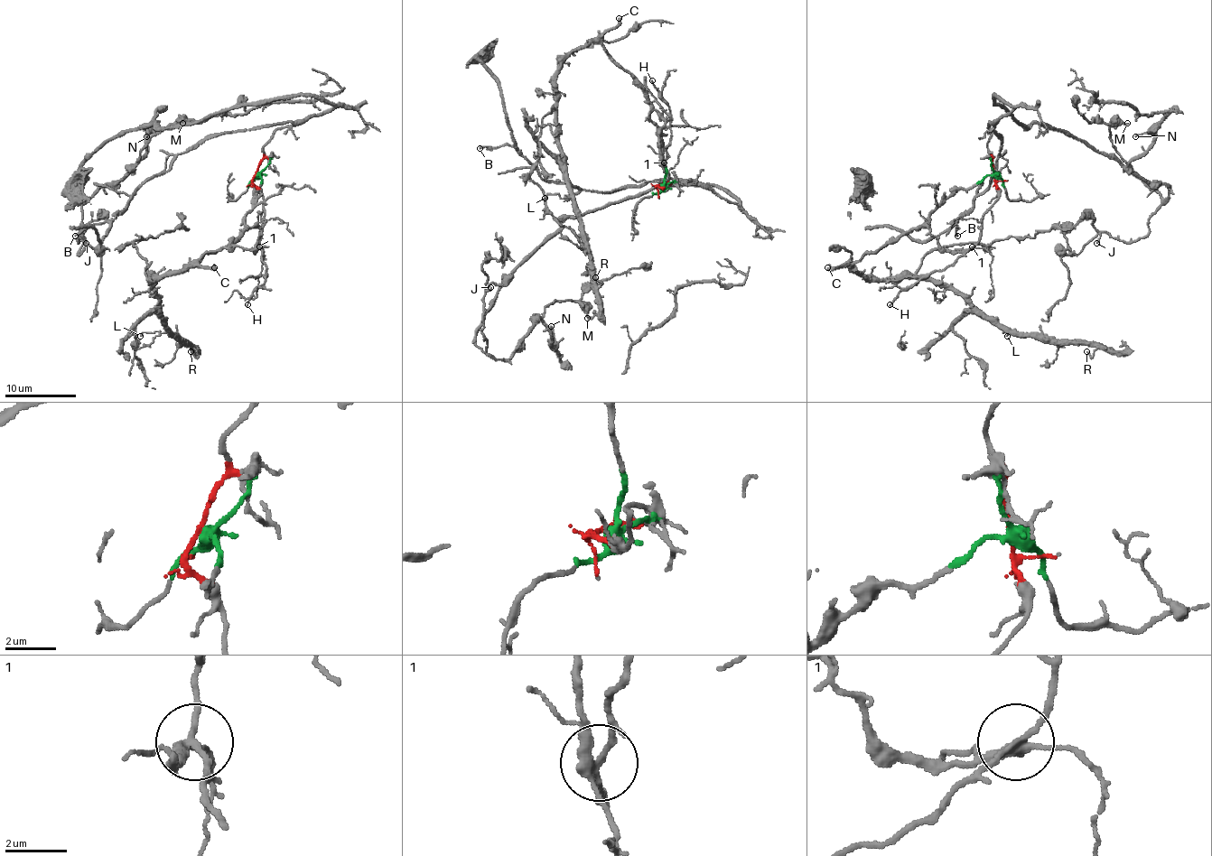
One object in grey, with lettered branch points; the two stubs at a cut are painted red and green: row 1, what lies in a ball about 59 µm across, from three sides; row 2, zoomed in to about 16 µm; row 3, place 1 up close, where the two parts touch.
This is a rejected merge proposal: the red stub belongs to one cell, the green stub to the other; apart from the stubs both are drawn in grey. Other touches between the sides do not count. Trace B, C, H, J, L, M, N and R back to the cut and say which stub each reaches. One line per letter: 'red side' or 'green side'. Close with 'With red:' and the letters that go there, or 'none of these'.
B: red side
C: green side
H: red side
J: red side
L: green side
M: red side
N: red side
R: green side
With red: B, H, J, M, N

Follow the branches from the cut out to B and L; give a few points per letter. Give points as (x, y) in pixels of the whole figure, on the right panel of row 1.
B: (993, 172), (988, 145), (992, 123), (988, 128), (1001, 137), (992, 183), (955, 222), (957, 236)
L: (993, 172), (957, 188), (918, 229), (901, 232), (853, 266), (868, 276), (935, 278), (953, 285), (1007, 335)

